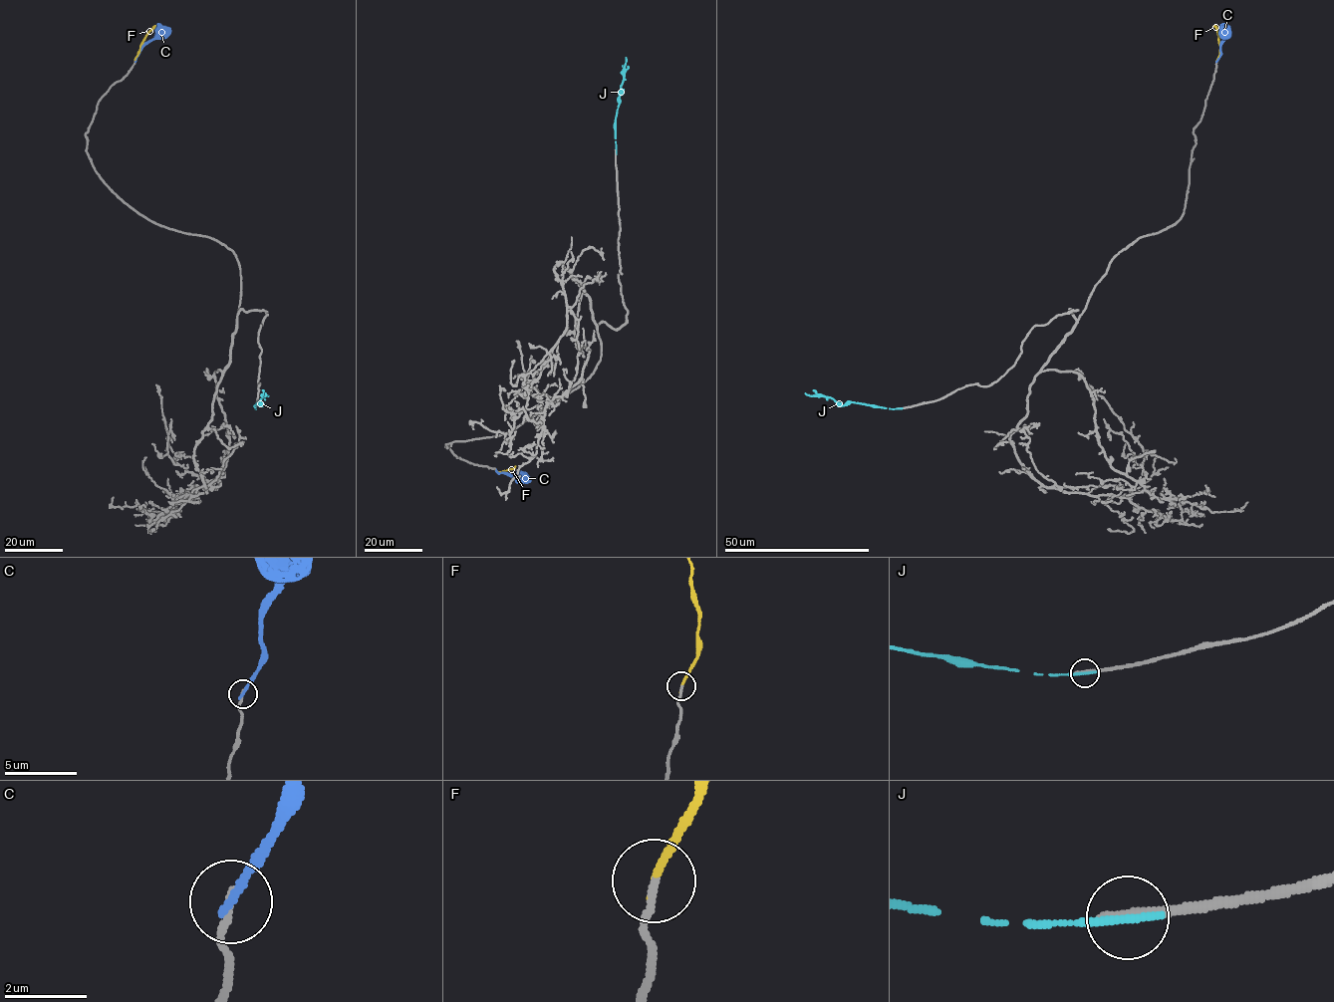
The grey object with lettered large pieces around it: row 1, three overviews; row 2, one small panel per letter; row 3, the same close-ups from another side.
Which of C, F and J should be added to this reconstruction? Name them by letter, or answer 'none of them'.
F

